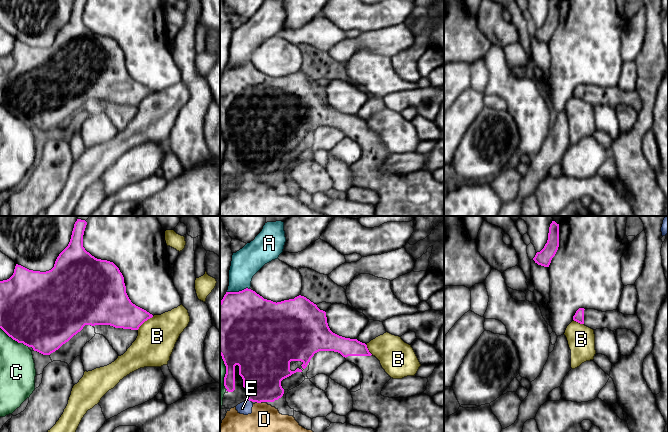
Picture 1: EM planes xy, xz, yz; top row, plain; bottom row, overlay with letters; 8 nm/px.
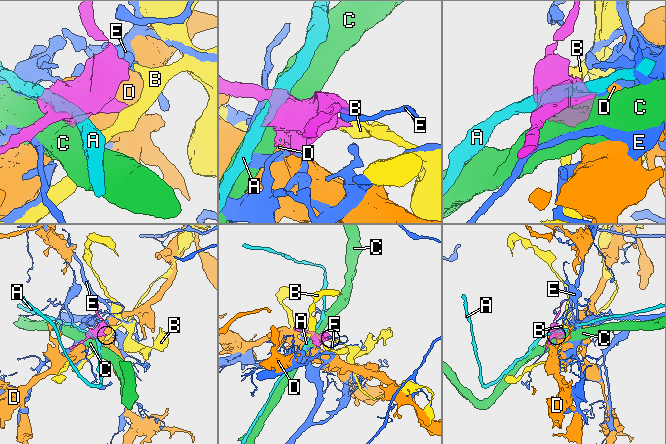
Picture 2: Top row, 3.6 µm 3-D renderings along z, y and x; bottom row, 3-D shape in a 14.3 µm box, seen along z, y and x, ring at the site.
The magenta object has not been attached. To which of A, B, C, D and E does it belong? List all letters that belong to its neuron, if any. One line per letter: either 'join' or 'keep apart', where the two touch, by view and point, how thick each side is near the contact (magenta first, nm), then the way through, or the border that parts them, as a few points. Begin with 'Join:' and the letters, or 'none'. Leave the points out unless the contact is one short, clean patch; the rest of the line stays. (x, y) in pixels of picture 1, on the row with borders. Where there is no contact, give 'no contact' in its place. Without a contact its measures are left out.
Join: none
A: keep apart | xz (239, 291) | 480/240 nm
B: keep apart | xy (145, 320) | 280/320 nm | along xy (153, 316), (148, 318), (137, 329)
C: keep apart | xy (14, 339) | 500/280 nm
D: keep apart | xz (259, 402) | 340/220 nm
E: keep apart | xz (249, 400) | 320/100 nm | along xz (248, 399), (250, 401)

